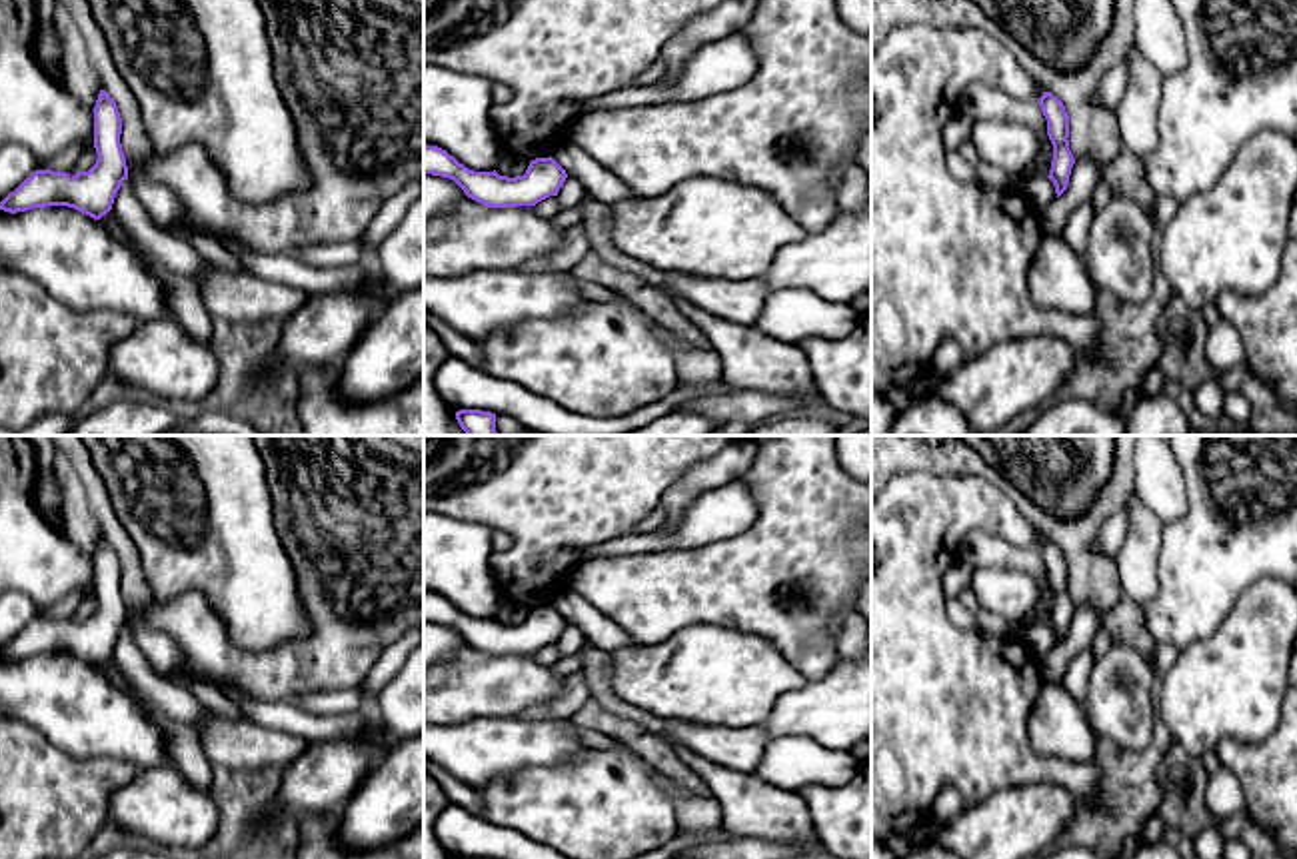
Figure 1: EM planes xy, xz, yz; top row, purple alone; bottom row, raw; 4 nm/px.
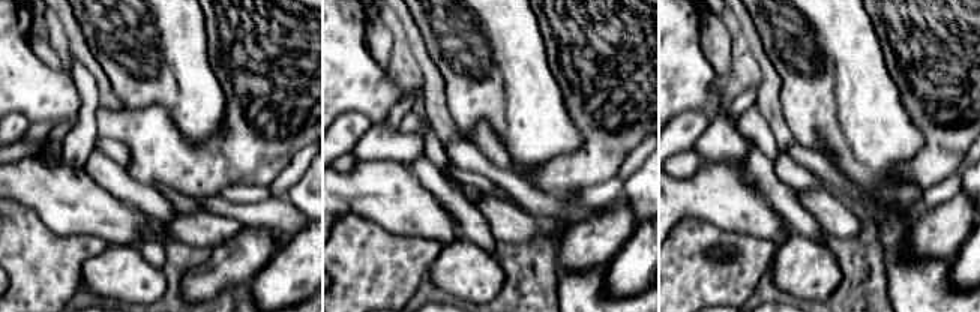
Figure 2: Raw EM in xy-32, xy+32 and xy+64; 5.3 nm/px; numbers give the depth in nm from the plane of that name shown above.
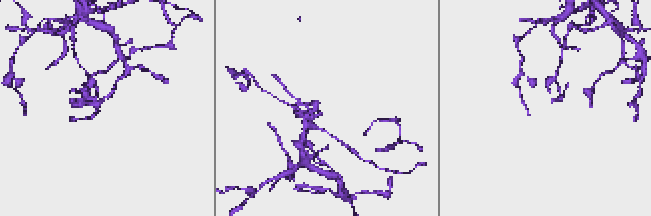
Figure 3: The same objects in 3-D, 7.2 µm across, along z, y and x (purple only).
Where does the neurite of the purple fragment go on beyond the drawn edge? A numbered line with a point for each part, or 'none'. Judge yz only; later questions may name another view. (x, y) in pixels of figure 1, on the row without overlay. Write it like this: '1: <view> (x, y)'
none

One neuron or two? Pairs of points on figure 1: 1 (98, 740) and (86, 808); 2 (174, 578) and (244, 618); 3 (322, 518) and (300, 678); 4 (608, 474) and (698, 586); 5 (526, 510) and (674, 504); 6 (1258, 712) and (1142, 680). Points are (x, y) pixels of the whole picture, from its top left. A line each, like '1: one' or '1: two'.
1: two
2: one
3: one
4: two
5: two
6: two

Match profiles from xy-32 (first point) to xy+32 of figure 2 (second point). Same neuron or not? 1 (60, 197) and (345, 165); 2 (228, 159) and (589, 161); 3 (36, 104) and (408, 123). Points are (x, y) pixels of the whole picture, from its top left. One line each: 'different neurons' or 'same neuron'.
1: different neurons
2: same neuron
3: different neurons

